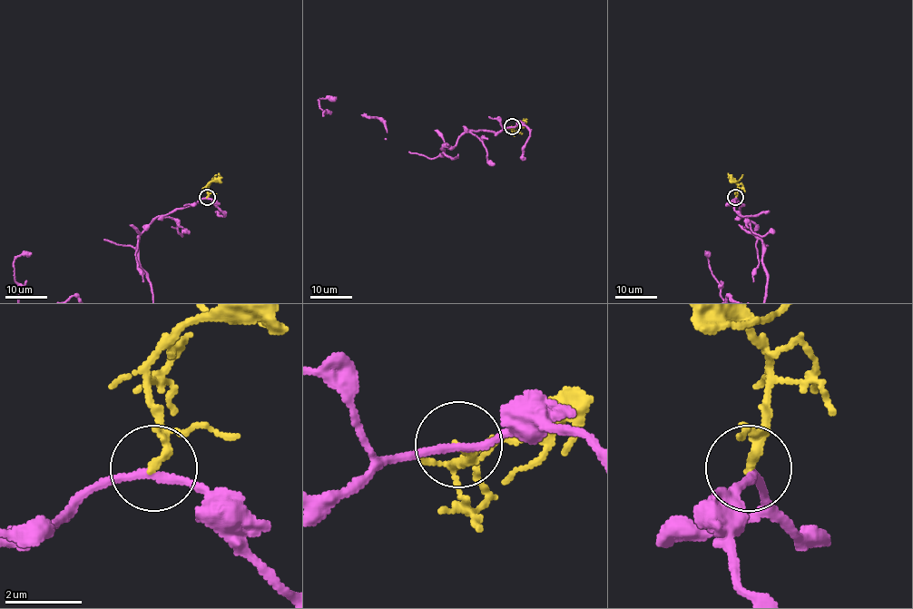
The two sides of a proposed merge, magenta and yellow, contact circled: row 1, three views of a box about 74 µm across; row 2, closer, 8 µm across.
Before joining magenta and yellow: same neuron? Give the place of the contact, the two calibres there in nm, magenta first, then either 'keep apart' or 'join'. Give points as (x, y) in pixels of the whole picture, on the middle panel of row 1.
(512, 126) | 190/160 nm | keep apart

